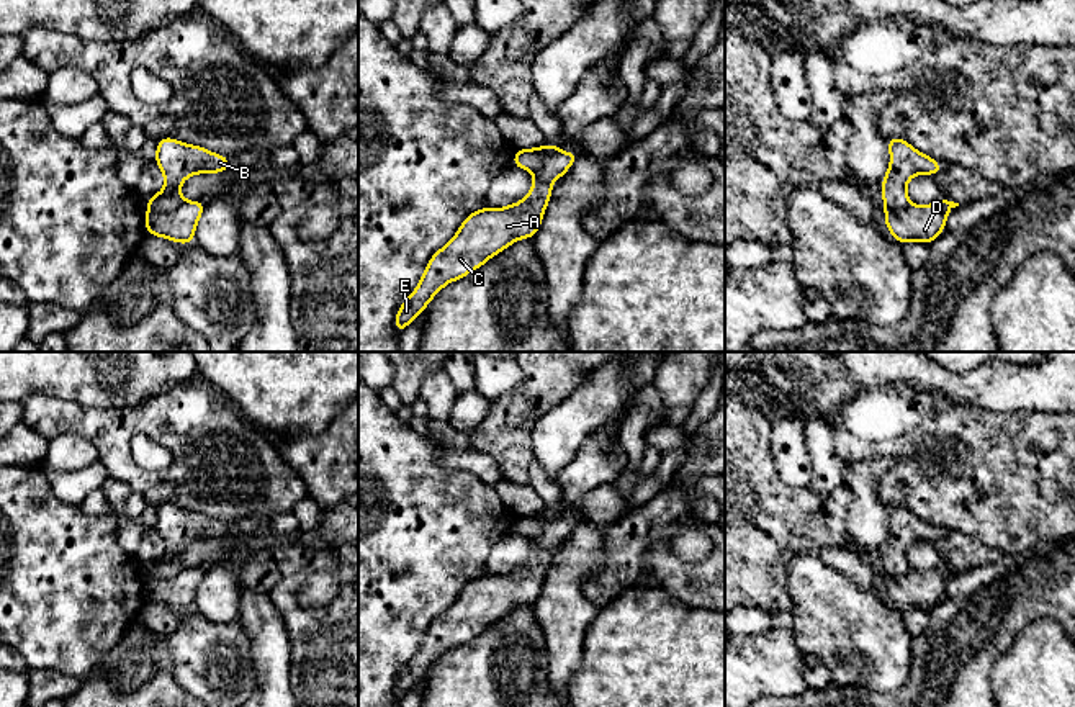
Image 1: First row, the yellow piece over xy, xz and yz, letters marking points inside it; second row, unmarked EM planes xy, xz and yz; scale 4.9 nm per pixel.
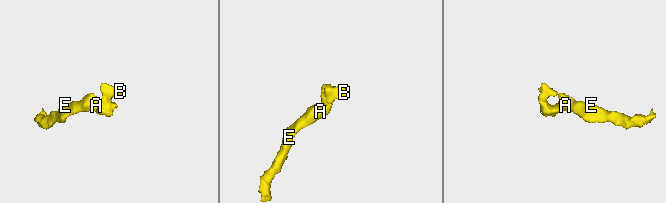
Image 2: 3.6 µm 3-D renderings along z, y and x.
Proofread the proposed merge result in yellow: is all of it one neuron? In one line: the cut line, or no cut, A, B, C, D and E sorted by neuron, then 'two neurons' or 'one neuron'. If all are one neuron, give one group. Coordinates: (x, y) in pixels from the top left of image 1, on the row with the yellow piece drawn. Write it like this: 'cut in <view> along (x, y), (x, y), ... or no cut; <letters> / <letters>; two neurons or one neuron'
cut in xy along (184, 200), (166, 211), (148, 211); A C D E / B; two neurons

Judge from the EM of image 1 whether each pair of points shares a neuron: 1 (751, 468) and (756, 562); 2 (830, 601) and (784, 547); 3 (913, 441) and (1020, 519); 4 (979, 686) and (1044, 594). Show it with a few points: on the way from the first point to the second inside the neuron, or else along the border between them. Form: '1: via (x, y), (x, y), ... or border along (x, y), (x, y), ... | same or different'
1: via (760, 491), (763, 522), (773, 532), (773, 539) | same
2: border along (800, 552), (789, 565), (789, 594) | different
3: via (940, 447), (959, 467), (971, 470), (994, 493) | same
4: via (979, 661), (979, 652), (1020, 611) | same

